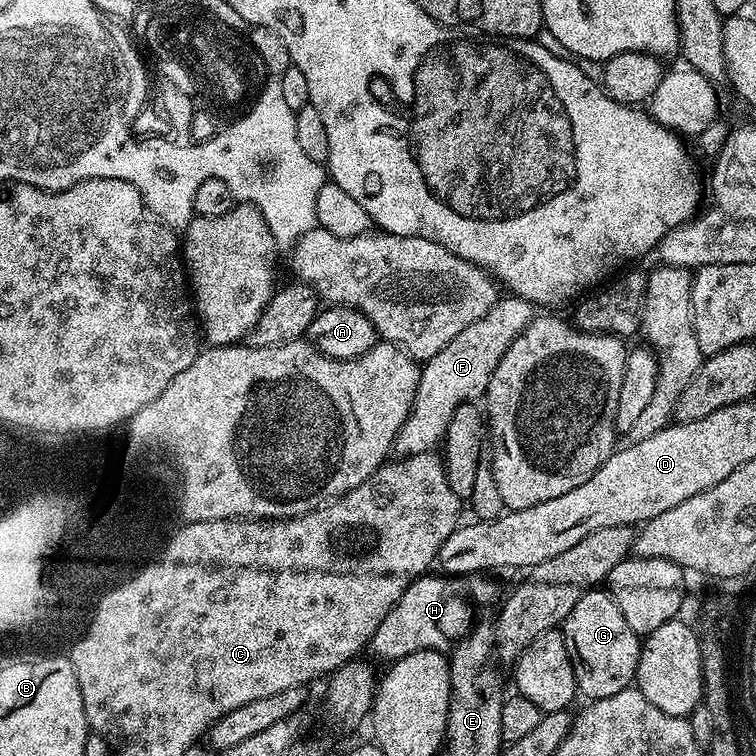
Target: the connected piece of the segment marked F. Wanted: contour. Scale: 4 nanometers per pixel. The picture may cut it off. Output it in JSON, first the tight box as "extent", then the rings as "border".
{"extent":[394,294,534,457],"border":[[[511,294],[501,295],[496,305],[486,310],[478,322],[470,322],[470,326],[455,338],[450,338],[438,354],[423,361],[412,409],[396,435],[394,452],[397,457],[433,451],[443,441],[450,418],[454,418],[454,410],[463,404],[479,401],[479,396],[481,399],[487,393],[490,378],[498,362],[502,362],[502,354],[506,354],[510,342],[526,330],[532,319],[534,306],[529,300]]]}

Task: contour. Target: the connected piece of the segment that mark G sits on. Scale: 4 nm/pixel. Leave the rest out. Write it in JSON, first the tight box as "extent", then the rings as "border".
{"extent":[562,591,642,701],"border":[[[607,591],[587,592],[564,619],[562,631],[581,697],[588,696],[584,698],[589,701],[610,698],[610,694],[618,694],[635,681],[642,640],[630,630],[622,610],[618,610]]]}

